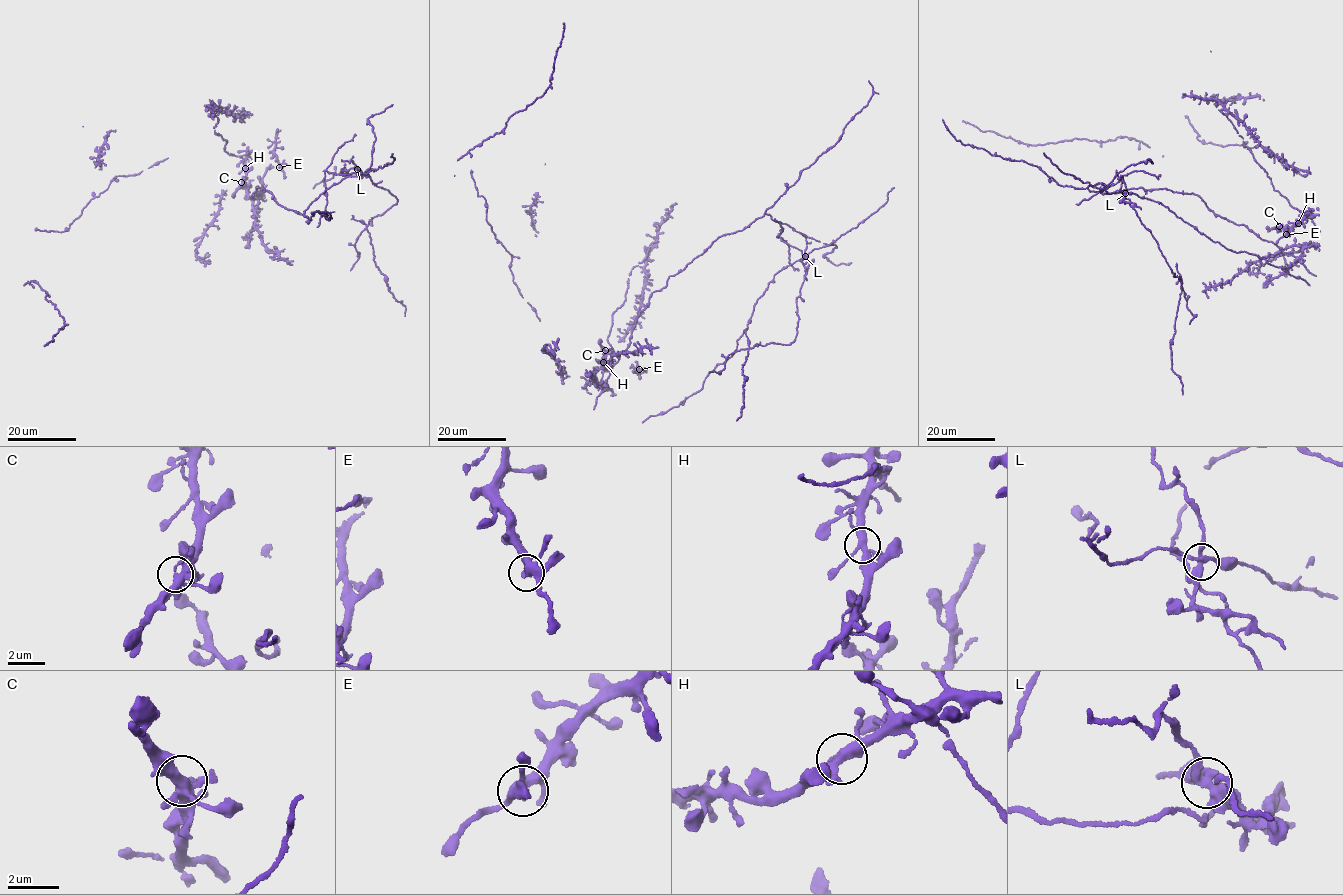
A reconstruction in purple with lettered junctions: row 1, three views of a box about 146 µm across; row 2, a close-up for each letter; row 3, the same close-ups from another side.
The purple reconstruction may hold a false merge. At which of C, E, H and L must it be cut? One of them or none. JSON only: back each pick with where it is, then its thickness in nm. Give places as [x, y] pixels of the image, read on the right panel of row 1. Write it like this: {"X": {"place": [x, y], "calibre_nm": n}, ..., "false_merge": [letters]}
{"L": {"place": [1125, 193], "calibre_nm": 340}, "false_merge": ["L"]}

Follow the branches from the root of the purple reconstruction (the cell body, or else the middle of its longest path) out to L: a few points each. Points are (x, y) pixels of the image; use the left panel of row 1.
L: (259, 195), (251, 196), (256, 186), (269, 190), (278, 204), (302, 215), (333, 185), (368, 172), (357, 169)

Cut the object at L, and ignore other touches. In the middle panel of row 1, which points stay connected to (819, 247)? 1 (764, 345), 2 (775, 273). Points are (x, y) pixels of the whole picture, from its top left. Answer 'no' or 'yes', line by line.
1: no
2: yes

